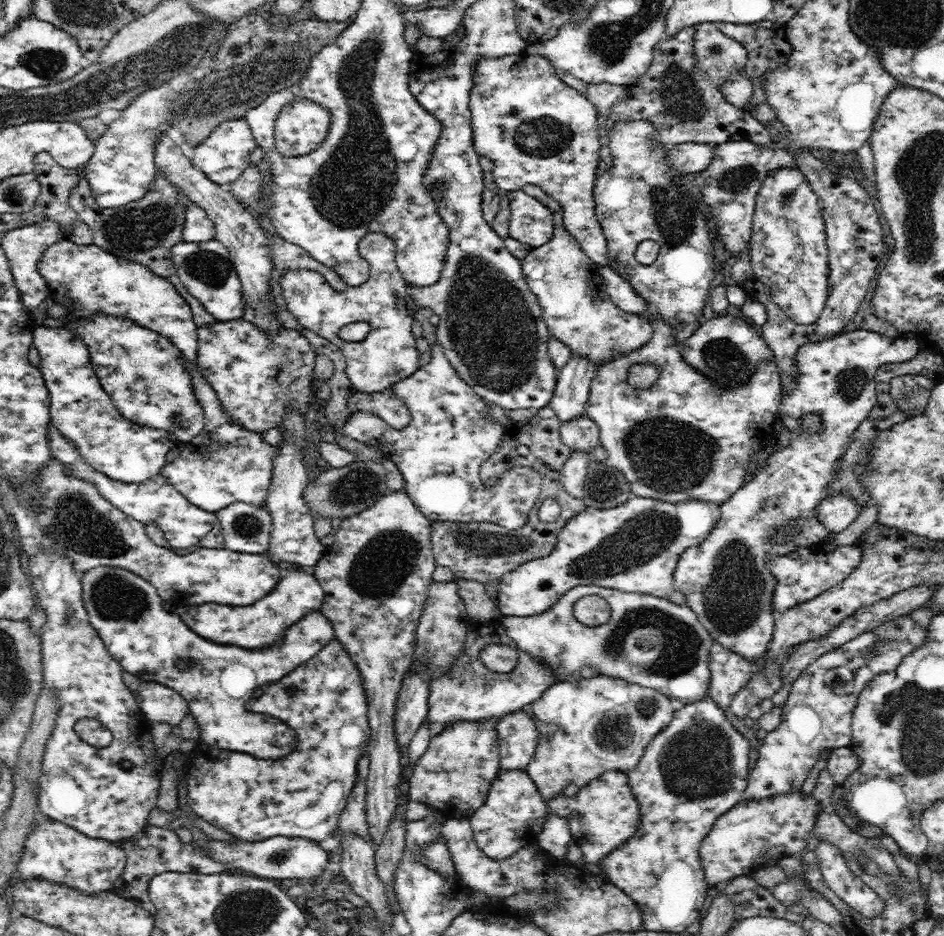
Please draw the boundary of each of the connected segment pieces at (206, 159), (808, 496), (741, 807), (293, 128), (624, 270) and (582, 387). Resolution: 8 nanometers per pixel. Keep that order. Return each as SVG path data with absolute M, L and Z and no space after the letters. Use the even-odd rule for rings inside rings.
M244 118L228 120L221 126L214 128L206 140L194 147L194 156L192 156L191 162L194 167L204 171L206 176L216 184L234 183L234 180L238 180L240 174L249 168L250 155L256 147L254 135Z
M848 328L845 332L836 334L832 338L820 339L816 342L810 342L808 344L803 344L796 353L795 364L798 367L798 375L795 376L795 381L785 388L785 391L781 393L781 405L779 406L778 417L780 422L784 423L784 426L791 434L791 443L789 447L782 447L774 451L767 460L766 468L763 468L761 471L756 472L752 476L752 480L747 482L739 488L730 498L723 502L719 508L719 519L718 522L714 525L714 528L709 532L709 535L706 537L706 540L703 540L700 544L696 546L690 546L686 548L684 552L678 558L676 564L675 572L673 575L673 588L674 591L680 591L684 596L686 596L686 605L698 616L698 619L706 630L711 635L711 638L722 644L724 647L727 647L731 652L738 654L740 656L746 657L746 659L754 662L756 659L764 656L768 651L768 643L771 642L773 638L773 630L775 626L774 615L774 592L776 590L776 578L772 575L772 571L767 567L767 558L772 555L784 556L789 552L795 551L798 547L807 547L812 543L817 543L822 541L829 534L826 531L826 527L818 521L816 517L816 508L820 504L820 500L823 500L827 496L826 488L828 484L836 478L838 474L838 462L840 458L844 456L844 452L848 450L850 446L850 440L856 432L856 428L860 426L862 420L864 420L870 411L877 406L877 388L875 383L875 376L883 364L892 364L892 363L903 363L908 361L914 361L916 355L920 351L920 346L918 346L917 340L914 339L904 339L900 336L898 337L889 337L879 332L870 332L862 328ZM806 415L818 415L822 419L822 425L824 425L824 430L822 432L805 432L804 424L801 424L802 418ZM794 520L798 525L800 525L800 534L794 536L794 540L790 542L775 542L775 534L789 521Z
M788 792L788 794L774 794L774 796L770 796L770 798L764 798L762 800L741 800L736 804L736 806L730 808L728 812L724 812L722 816L718 816L716 822L714 822L714 826L712 826L712 830L706 834L706 838L702 840L702 844L700 844L699 854L700 854L700 863L702 863L702 871L704 871L704 875L706 875L706 882L709 884L711 889L714 889L714 886L718 882L722 882L725 880L732 880L733 878L745 875L748 872L755 873L756 871L764 868L767 860L772 857L772 859L780 860L784 857L797 857L800 856L803 850L806 850L806 843L809 832L812 830L816 819L818 818L820 812L819 802L813 796L807 796L807 794L803 794L803 792Z
M308 98L292 100L276 120L276 150L286 157L309 154L324 142L330 126L331 115L326 108Z
M632 120L632 122L604 122L604 132L608 135L610 153L614 166L604 177L598 177L594 183L595 215L607 241L608 265L618 273L620 278L630 281L636 293L646 301L646 310L640 317L651 320L662 317L667 323L682 330L690 322L702 318L702 309L706 304L706 296L710 292L710 282L714 278L714 251L709 231L712 228L706 223L700 202L690 194L682 184L674 178L683 173L673 170L667 160L667 150L653 136L656 128L648 120ZM644 240L652 240L659 244L659 254L654 262L643 265L636 260L637 246Z
M571 353L566 366L558 372L550 407L560 422L580 418L590 394L590 384L598 371L598 364Z

